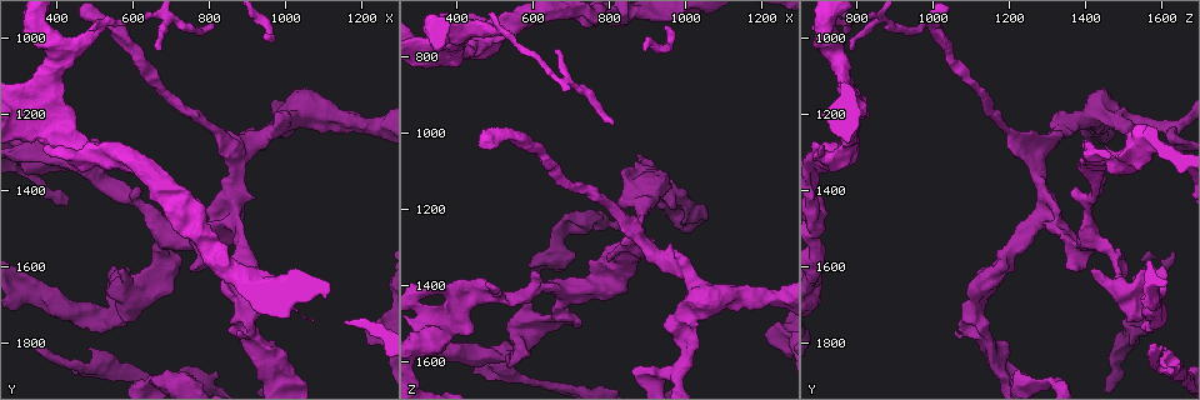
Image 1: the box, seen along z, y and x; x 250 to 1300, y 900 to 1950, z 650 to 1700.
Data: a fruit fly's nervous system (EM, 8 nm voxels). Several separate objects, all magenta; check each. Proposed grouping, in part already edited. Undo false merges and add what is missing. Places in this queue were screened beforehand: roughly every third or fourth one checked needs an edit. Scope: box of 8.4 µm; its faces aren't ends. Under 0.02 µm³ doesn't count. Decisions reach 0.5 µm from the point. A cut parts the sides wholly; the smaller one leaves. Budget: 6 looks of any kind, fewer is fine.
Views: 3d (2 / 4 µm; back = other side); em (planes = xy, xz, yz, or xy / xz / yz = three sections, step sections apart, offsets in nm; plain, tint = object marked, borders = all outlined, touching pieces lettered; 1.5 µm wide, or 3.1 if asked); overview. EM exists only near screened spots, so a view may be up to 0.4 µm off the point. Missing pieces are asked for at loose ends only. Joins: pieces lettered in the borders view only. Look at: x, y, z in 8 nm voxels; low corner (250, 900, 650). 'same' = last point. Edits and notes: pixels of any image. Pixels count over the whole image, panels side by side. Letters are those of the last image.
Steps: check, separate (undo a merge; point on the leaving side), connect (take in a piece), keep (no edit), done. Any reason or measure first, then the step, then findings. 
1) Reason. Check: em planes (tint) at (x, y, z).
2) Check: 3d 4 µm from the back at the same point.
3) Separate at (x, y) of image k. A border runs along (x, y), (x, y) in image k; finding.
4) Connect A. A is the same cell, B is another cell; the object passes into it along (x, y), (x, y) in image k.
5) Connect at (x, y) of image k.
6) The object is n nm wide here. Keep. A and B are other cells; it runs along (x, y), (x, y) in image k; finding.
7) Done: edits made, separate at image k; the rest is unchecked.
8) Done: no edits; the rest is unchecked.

An open end. Check: 3d 2 µm at (605, 1400, 1365).

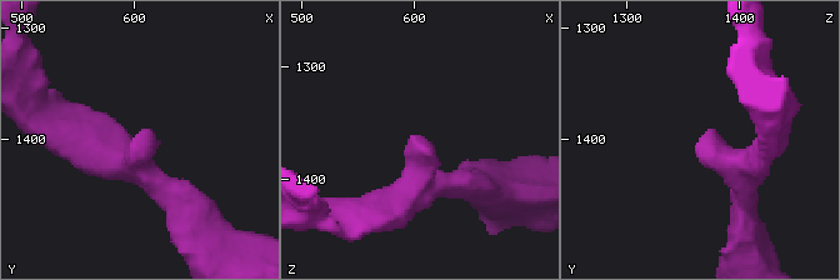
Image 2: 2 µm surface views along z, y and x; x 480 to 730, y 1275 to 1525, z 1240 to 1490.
Need the tissue. Check: em planes (borders) at (602, 1396, 1368).

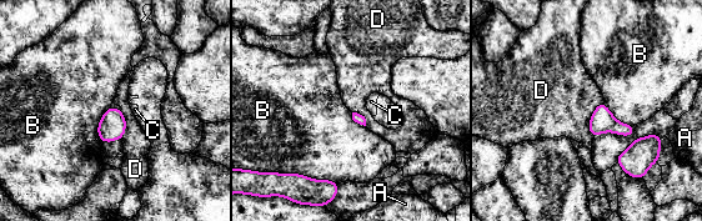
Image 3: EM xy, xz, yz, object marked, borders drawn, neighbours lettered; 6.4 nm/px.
Keep. A, B, C and D are other cells; a border runs along (603, 101), (588, 122), (593, 137) in image 3; none of them fits.

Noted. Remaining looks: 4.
Branch point. Check: em planes (borders) at (1025, 1195, 1420).

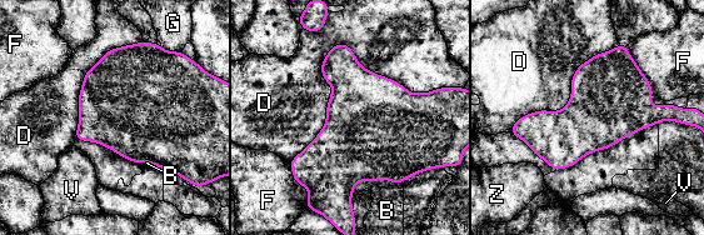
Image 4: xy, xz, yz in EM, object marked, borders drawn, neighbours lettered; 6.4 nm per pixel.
Keep. B, D, F, G, V and Z are other cells; a border runs along (433, 90), (289, 163) in image 4; one cell here.

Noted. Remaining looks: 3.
Sudden change in width. Check: 3d 4 µm at (495, 990, 725).

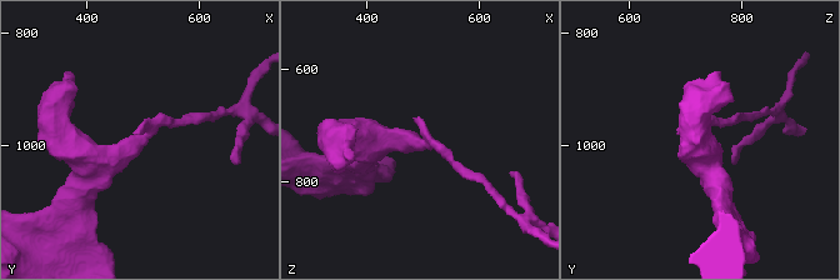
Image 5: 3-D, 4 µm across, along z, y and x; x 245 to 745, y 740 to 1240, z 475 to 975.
Check: em planes (borders) at (500, 990, 730).

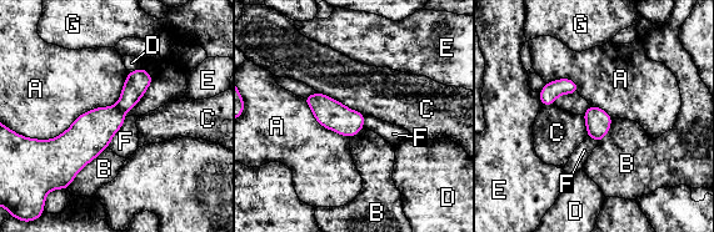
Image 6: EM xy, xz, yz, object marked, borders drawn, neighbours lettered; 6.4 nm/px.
The longest contact is with A, 750 nm. Separate at (136, 82) of image 6. A, B, C, D, E, F and G are other cells; a border runs along (116, 105), (123, 112) in image 6; two cells meet here.

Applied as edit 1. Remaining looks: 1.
Done: edits made, separate at image 6; the rest is unchecked.

